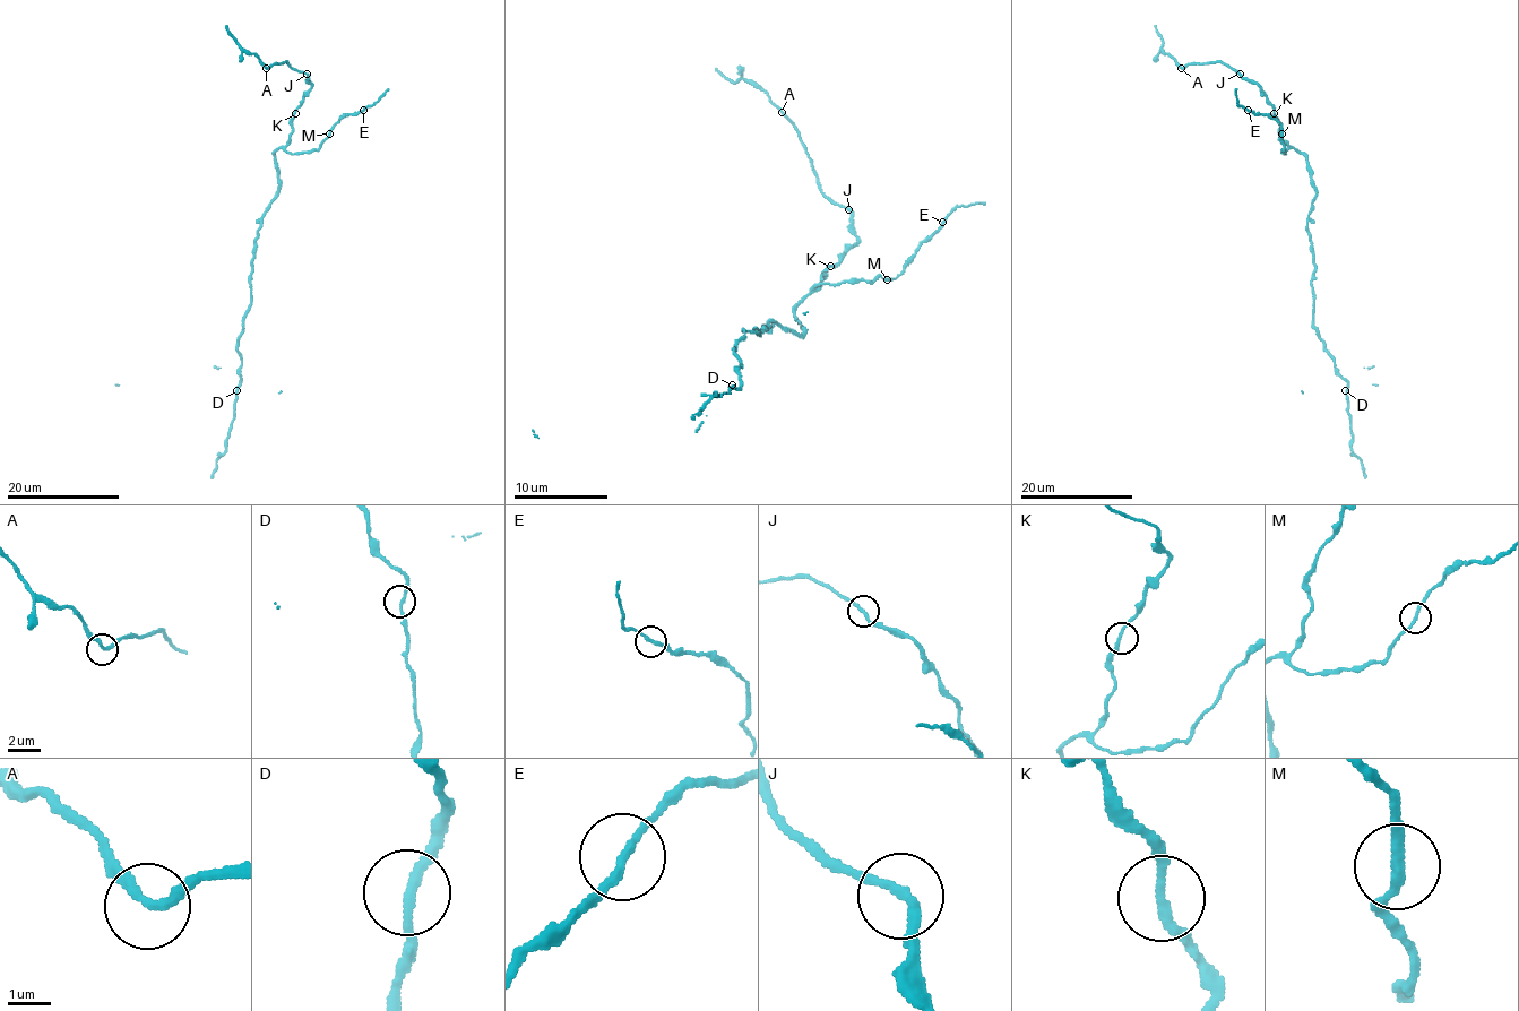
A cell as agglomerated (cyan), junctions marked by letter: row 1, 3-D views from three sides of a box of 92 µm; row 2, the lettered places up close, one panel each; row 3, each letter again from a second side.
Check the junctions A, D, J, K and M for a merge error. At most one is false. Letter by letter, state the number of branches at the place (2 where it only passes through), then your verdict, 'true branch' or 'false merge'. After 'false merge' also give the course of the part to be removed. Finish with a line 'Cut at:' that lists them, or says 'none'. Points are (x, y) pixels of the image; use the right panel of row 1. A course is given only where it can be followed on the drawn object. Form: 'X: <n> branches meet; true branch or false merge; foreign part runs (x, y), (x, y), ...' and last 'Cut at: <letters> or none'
A: 2 branches meet; true branch
D: 2 branches meet; true branch
J: 2 branches meet; true branch
K: 2 branches meet; true branch
M: 2 branches meet; true branch
Cut at: none

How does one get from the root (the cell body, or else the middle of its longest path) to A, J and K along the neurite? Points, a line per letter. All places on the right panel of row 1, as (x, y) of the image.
A: (1312, 210), (1315, 190), (1309, 162), (1279, 135), (1274, 106), (1260, 85), (1222, 62), (1181, 68)
J: (1312, 210), (1315, 190), (1308, 160), (1279, 135), (1280, 124), (1274, 106), (1260, 85), (1240, 74)
K: (1312, 210), (1312, 200), (1315, 196), (1312, 170), (1308, 160), (1282, 138), (1280, 124), (1274, 113)

